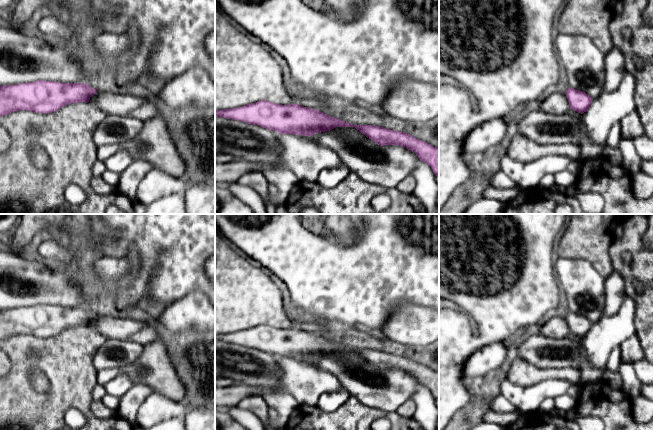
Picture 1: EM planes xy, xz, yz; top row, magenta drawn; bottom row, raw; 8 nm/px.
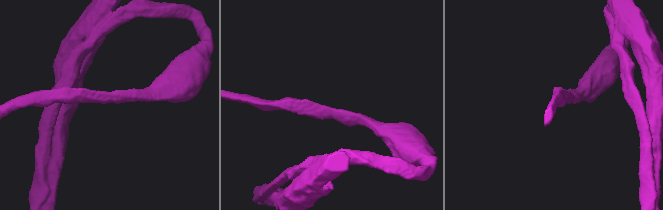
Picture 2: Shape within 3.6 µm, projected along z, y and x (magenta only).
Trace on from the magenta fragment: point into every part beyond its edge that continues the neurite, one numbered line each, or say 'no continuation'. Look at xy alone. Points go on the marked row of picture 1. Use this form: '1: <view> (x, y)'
1: xy (119, 104)

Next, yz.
1: yz (556, 103)

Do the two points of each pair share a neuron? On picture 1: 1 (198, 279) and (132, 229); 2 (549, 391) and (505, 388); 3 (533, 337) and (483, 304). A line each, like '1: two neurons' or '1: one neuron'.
1: one neuron
2: one neuron
3: two neurons

